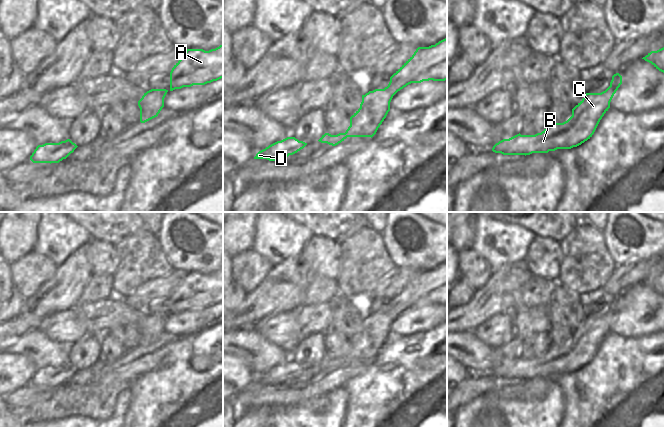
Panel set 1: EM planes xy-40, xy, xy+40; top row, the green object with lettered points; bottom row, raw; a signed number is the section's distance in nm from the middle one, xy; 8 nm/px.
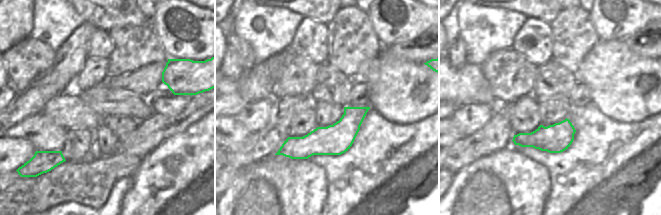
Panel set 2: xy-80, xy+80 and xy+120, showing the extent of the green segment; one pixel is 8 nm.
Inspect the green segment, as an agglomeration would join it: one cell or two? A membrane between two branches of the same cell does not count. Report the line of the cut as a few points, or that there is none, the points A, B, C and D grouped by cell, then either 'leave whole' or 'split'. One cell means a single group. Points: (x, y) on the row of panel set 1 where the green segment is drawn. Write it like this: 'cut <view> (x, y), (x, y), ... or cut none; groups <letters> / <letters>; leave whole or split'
cut none; groups A B C D; leave whole

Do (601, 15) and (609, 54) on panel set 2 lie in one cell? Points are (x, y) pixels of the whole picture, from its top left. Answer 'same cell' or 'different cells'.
different cells

